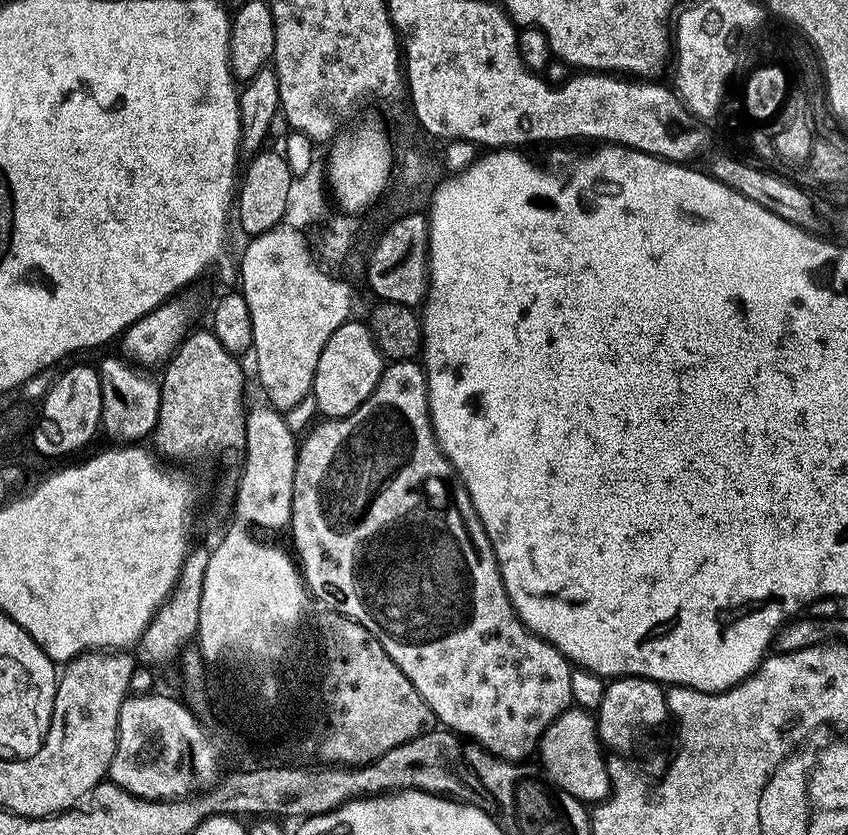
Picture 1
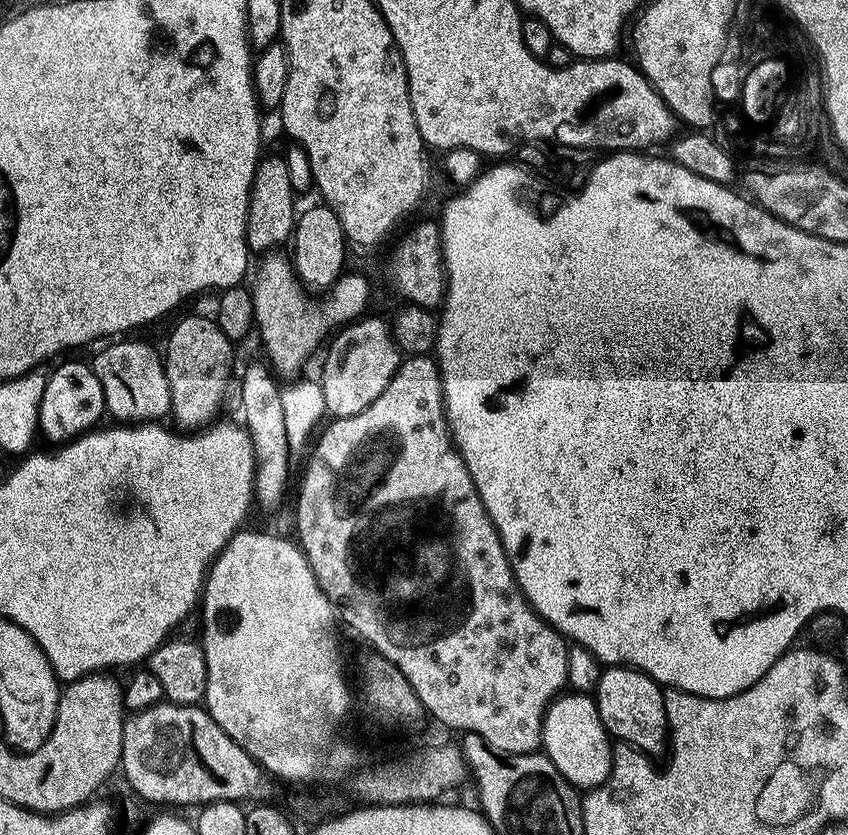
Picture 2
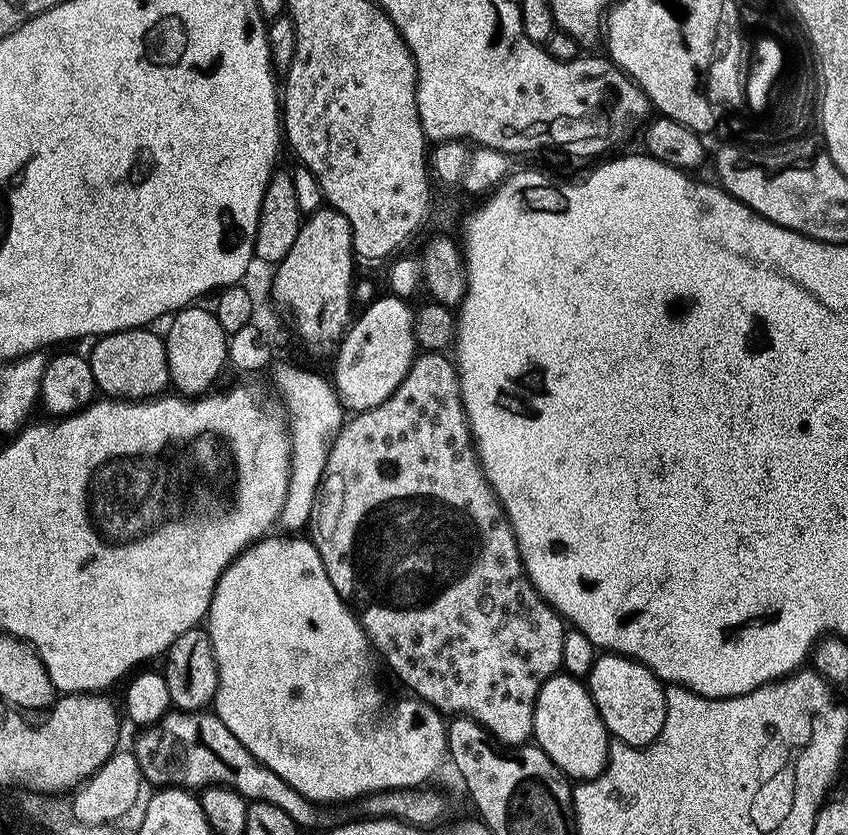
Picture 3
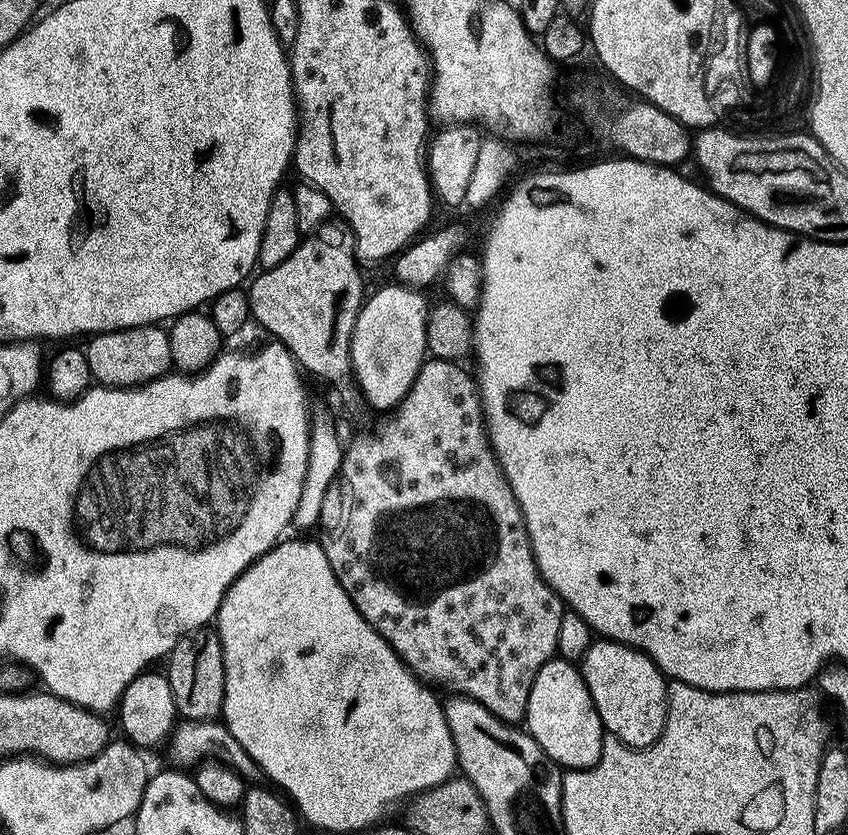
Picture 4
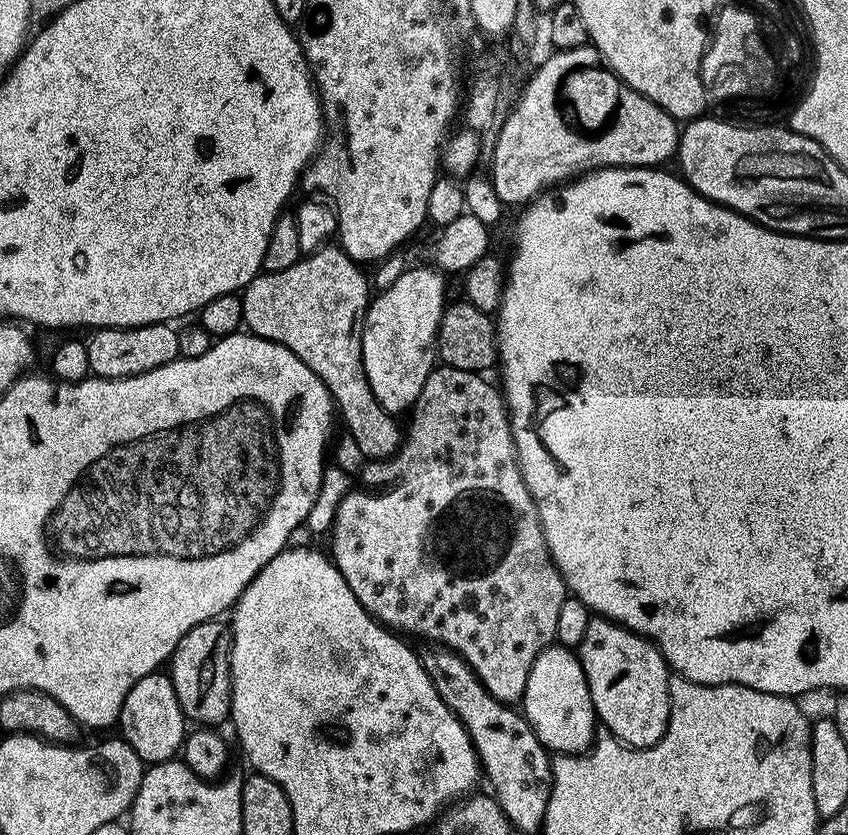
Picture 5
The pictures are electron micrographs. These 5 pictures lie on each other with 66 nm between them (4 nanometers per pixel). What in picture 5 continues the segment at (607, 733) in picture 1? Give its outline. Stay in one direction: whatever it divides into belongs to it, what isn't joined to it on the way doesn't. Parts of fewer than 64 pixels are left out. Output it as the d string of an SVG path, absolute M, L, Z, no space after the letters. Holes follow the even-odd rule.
M592 618L578 655L599 723L629 748L650 748L661 740L670 714L670 669L656 645L620 624Z

